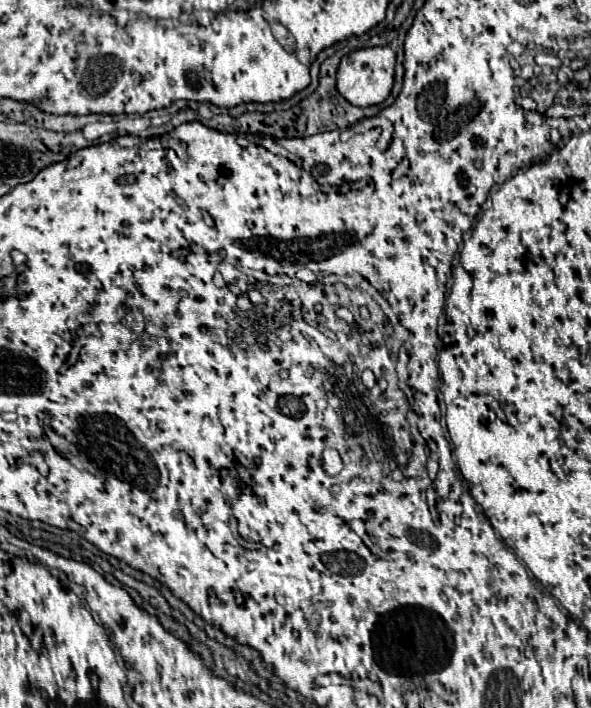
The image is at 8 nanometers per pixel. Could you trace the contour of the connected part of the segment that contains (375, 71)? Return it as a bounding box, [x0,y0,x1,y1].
[338,46,396,106]

